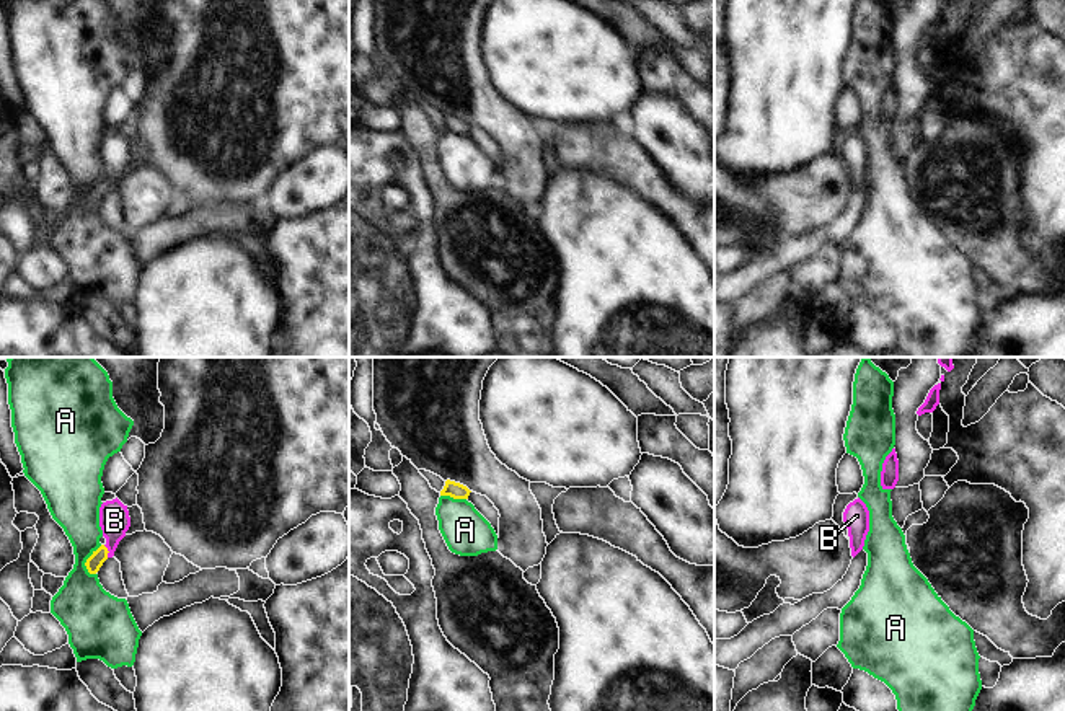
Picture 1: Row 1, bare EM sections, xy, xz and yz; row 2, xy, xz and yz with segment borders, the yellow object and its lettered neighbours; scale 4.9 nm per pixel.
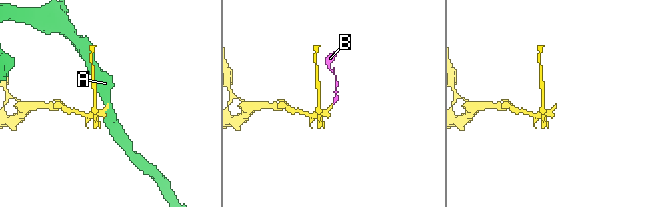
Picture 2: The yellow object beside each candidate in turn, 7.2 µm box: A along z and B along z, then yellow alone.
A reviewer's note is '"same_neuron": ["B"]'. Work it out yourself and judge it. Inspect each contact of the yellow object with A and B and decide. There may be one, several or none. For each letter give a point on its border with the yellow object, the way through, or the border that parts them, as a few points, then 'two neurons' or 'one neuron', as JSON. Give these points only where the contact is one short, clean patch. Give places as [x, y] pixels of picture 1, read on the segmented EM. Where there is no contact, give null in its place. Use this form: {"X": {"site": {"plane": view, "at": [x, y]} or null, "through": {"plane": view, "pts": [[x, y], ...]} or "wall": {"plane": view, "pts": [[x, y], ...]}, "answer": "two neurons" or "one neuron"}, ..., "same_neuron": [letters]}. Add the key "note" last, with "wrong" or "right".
{"A": {"site": {"plane": "xy", "at": [87, 560]}, "wall": {"plane": "xy", "pts": [[101, 545], [85, 563], [90, 574]]}, "answer": "two neurons"}, "B": {"site": {"plane": "xy", "at": [108, 552]}, "through": {"plane": "xy", "pts": [[95, 561], [108, 552], [114, 521]]}, "answer": "one neuron"}, "same_neuron": ["B"], "note": "right"}

